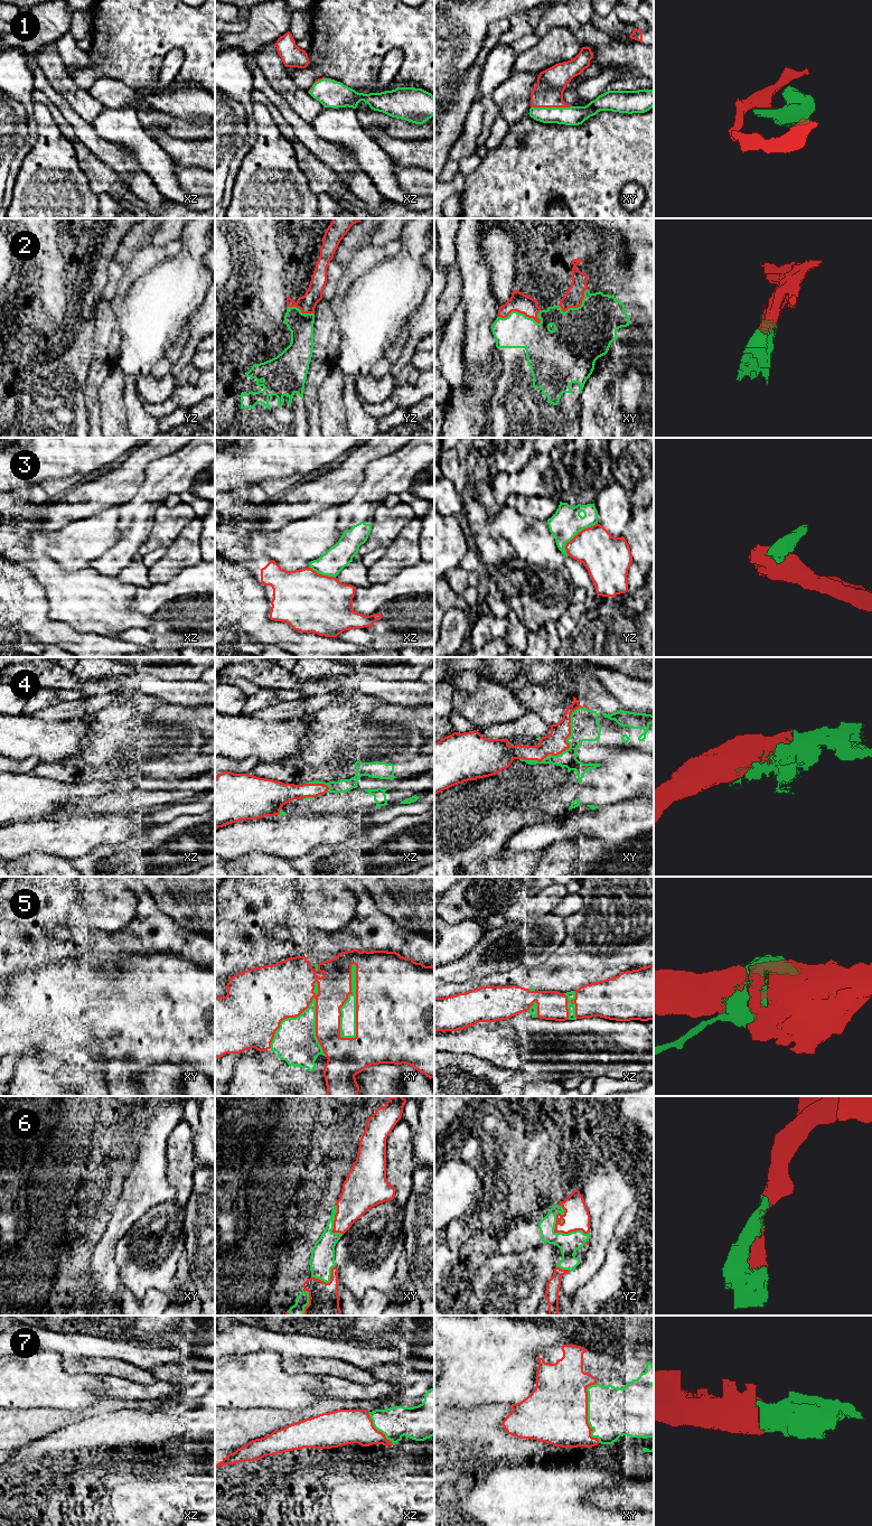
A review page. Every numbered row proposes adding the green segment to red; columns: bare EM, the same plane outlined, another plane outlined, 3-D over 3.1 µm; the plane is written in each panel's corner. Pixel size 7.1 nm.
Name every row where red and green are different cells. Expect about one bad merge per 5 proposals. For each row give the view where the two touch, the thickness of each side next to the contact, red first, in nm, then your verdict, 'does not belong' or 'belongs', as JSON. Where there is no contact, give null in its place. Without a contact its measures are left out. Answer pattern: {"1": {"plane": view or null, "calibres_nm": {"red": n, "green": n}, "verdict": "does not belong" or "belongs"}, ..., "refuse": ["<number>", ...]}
{"1": {"plane": "xy", "calibres_nm": {"red": 200, "green": 140}, "verdict": "belongs"}, "2": {"plane": "xy", "calibres_nm": {"red": 140, "green": 240}, "verdict": "belongs"}, "3": {"plane": "yz", "calibres_nm": {"red": 300, "green": 220}, "verdict": "belongs"}, "4": {"plane": "xy", "calibres_nm": {"red": 160, "green": 200}, "verdict": "belongs"}, "5": {"plane": "xy", "calibres_nm": {"red": 360, "green": 110}, "verdict": "belongs"}, "6": {"plane": "yz", "calibres_nm": {"red": 190, "green": 150}, "verdict": "belongs"}, "7": {"plane": "xy", "calibres_nm": {"red": 440, "green": 360}, "verdict": "belongs"}, "refuse": []}

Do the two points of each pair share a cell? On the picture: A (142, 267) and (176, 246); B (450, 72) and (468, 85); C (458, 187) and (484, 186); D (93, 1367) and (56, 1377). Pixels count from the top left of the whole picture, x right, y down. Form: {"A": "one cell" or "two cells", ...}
{"A": "one cell", "B": "two cells", "C": "two cells", "D": "two cells"}

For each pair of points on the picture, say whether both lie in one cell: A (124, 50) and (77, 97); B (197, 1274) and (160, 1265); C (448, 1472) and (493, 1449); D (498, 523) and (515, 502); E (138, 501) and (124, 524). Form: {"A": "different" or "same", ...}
{"A": "different", "B": "different", "C": "same", "D": "different", "E": "same"}

